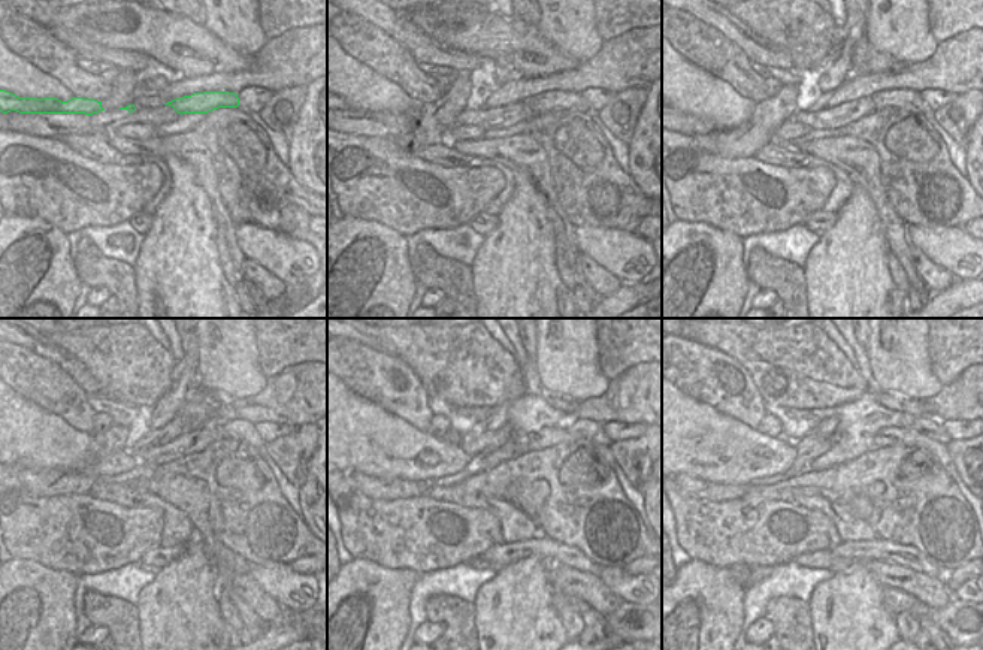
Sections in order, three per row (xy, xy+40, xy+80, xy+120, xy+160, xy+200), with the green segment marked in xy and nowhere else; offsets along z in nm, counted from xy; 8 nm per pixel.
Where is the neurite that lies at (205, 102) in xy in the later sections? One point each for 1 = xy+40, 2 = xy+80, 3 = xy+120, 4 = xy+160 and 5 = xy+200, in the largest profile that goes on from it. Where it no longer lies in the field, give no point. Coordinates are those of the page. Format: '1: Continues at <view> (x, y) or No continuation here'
1: Continues at xy+40 (547, 100)
2: Continues at xy+80 (912, 100)
3: Continues at xy+120 (242, 431)
4: Continues at xy+160 (590, 431)
5: Continues at xy+200 (932, 429).

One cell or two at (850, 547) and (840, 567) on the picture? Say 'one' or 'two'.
two

